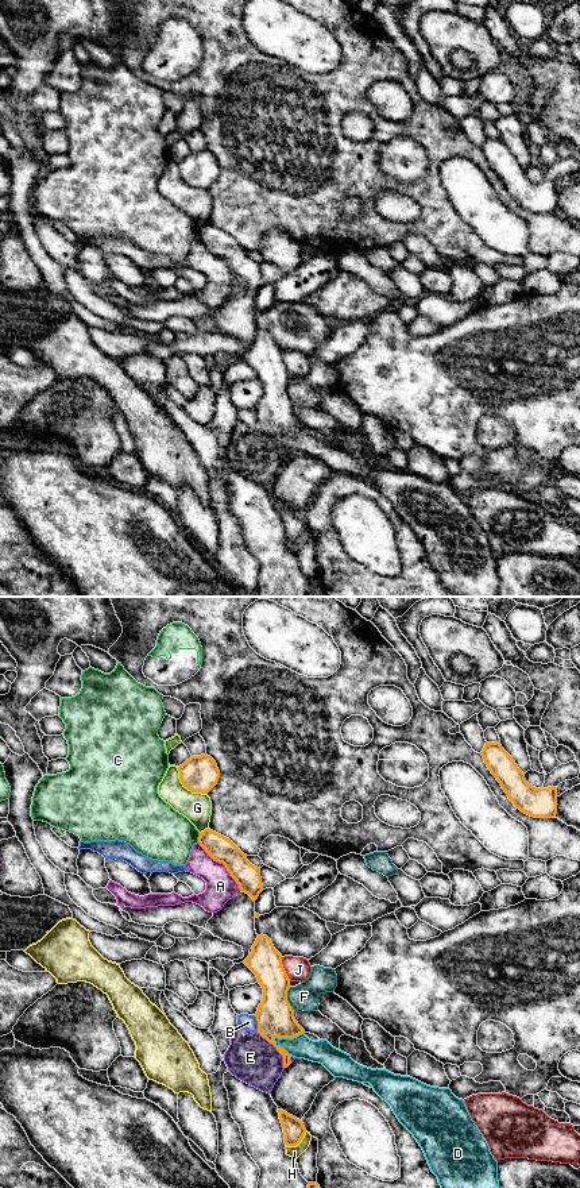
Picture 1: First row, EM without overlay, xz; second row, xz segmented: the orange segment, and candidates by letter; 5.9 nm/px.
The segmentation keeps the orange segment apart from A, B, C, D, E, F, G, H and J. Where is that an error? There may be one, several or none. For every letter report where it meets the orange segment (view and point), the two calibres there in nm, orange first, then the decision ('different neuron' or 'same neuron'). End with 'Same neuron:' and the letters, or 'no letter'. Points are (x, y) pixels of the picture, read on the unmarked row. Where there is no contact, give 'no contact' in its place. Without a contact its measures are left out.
A: xz (223, 258) | 150/180 nm | different neuron
B: xz (258, 419) | 220/90 nm | different neuron
C: xz (198, 232) | 150/320 nm | different neuron
D: xz (287, 432) | 220/140 nm | different neuron
E: xz (277, 444) | 220/280 nm | different neuron
F: xz (286, 394) | 220/160 nm | different neuron
G: xz (186, 182) | 220/180 nm | different neuron
H: xz (297, 539) | 130/70 nm | different neuron
J: xz (283, 365) | 190/140 nm | different neuron
Same neuron: no letter

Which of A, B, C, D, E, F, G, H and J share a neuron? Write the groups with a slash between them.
A / B / C / D / E / F / G / H / J

